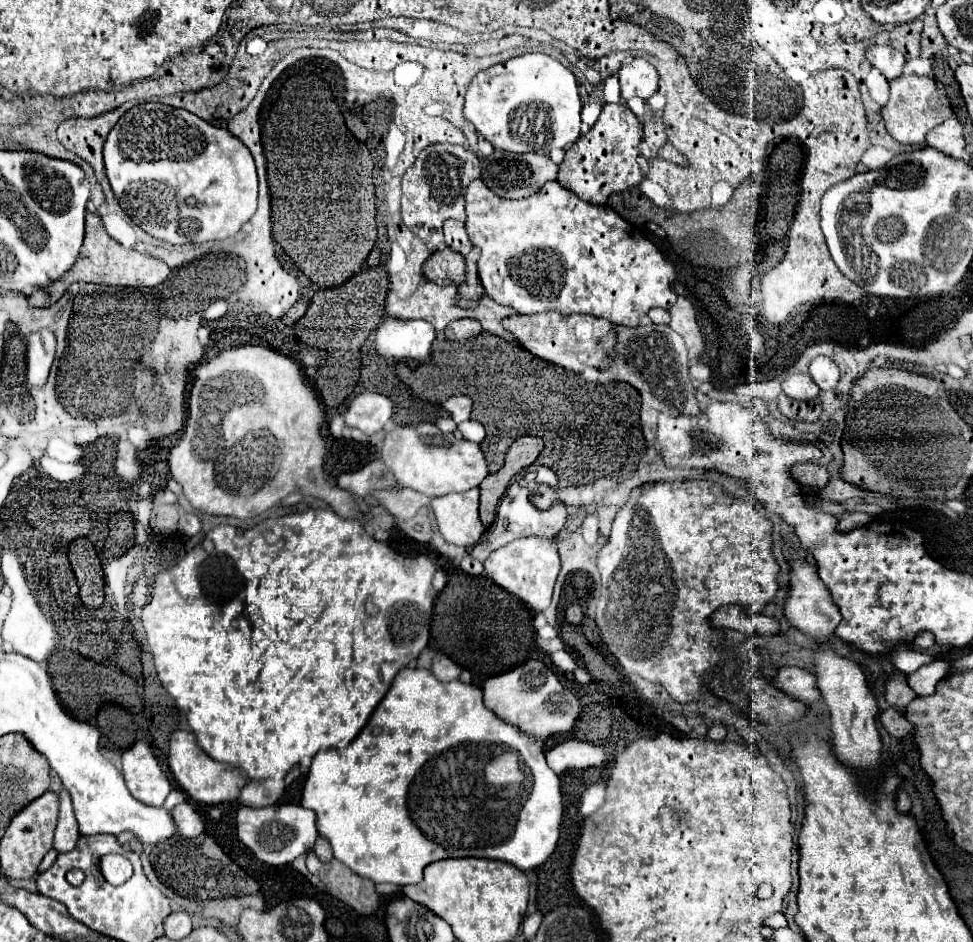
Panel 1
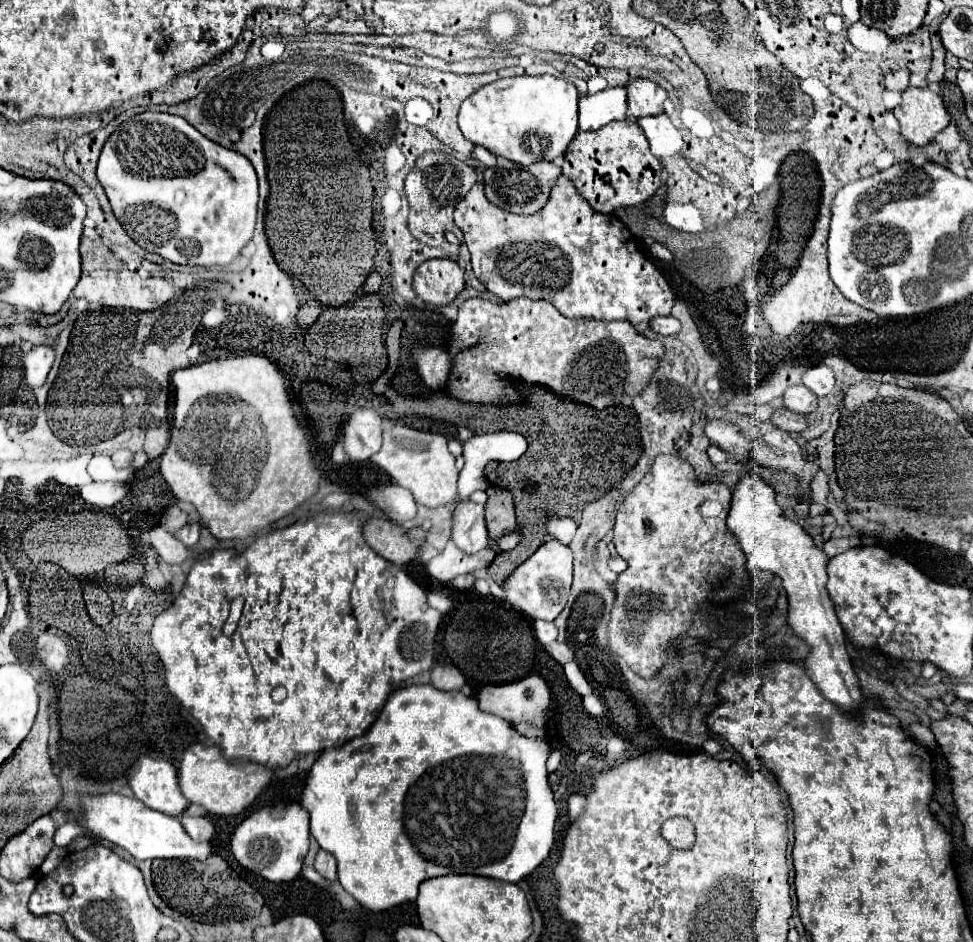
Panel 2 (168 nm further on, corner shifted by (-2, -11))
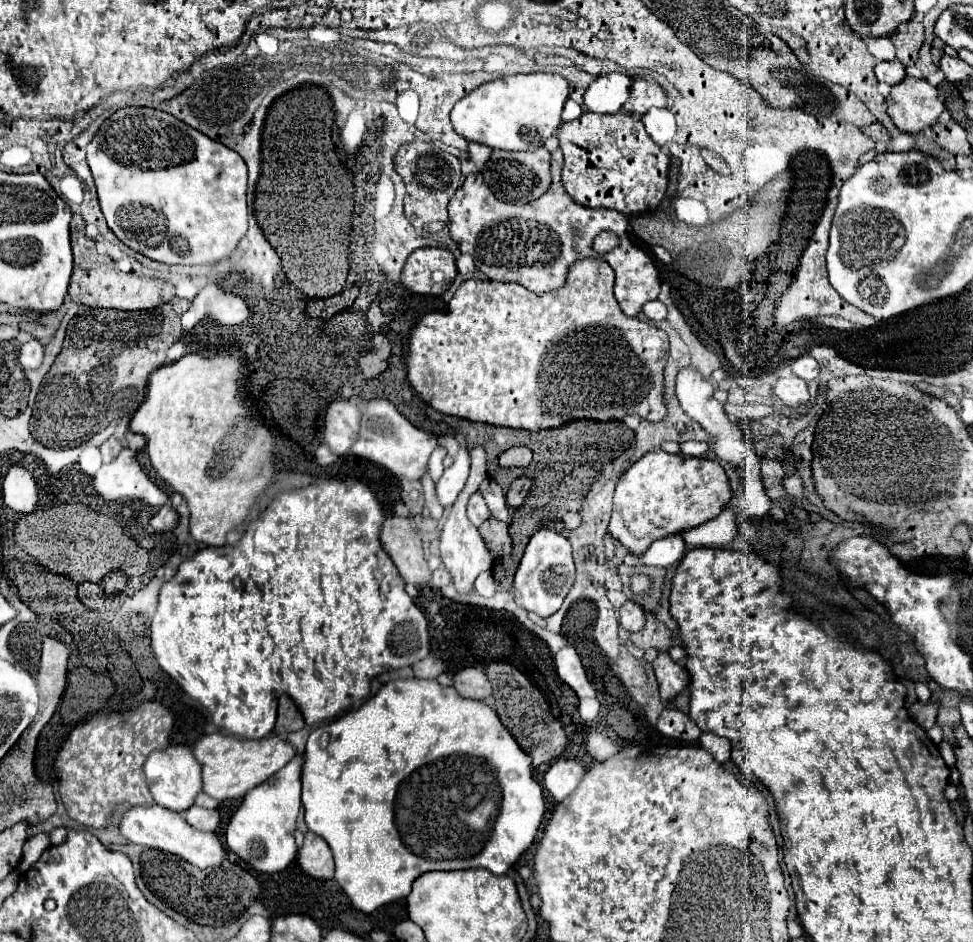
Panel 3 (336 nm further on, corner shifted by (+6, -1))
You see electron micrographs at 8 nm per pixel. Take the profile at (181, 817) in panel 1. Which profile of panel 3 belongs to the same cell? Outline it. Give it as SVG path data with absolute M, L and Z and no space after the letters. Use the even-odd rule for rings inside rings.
M191 806L185 812L185 820L193 828L203 830L203 832L215 832L221 824L221 816L219 816L217 810L207 810L207 808L201 808L201 806Z

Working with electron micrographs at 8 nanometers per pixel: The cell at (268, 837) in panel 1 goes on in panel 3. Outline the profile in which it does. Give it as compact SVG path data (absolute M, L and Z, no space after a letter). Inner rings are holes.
M297 754L285 768L281 768L275 776L271 776L261 786L253 788L245 794L243 804L231 818L225 840L227 846L253 868L273 874L285 870L297 854L295 848L295 820L301 808L301 770L303 770L303 754Z

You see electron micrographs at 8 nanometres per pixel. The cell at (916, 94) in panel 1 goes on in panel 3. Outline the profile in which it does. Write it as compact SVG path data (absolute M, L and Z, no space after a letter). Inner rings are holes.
M905 78L893 86L887 98L887 106L895 126L909 134L919 134L933 126L939 114L945 110L937 88L933 88L923 78Z

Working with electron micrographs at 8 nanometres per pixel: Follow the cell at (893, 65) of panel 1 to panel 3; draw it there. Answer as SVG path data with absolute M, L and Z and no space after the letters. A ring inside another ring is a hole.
M889 60L889 62L879 62L875 66L875 76L879 82L885 82L889 86L899 84L907 74L905 74L905 66L899 60Z

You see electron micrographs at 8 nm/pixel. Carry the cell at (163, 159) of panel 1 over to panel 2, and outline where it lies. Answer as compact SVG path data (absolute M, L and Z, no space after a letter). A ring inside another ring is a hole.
M147 110L125 120L101 150L97 180L105 188L111 208L127 234L147 252L155 252L175 264L229 264L253 236L259 202L253 164L239 152L211 142L181 116Z

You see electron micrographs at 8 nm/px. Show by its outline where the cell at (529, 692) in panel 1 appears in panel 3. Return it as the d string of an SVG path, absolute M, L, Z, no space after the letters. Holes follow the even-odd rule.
M473 666L463 668L453 676L453 688L459 692L459 696L471 700L483 700L491 696L491 686L489 680L485 678L485 672Z

